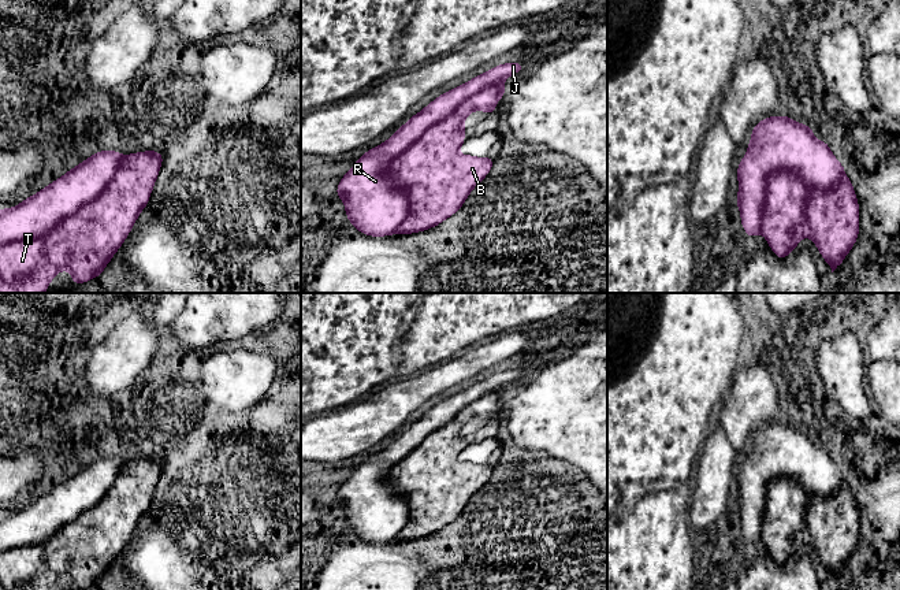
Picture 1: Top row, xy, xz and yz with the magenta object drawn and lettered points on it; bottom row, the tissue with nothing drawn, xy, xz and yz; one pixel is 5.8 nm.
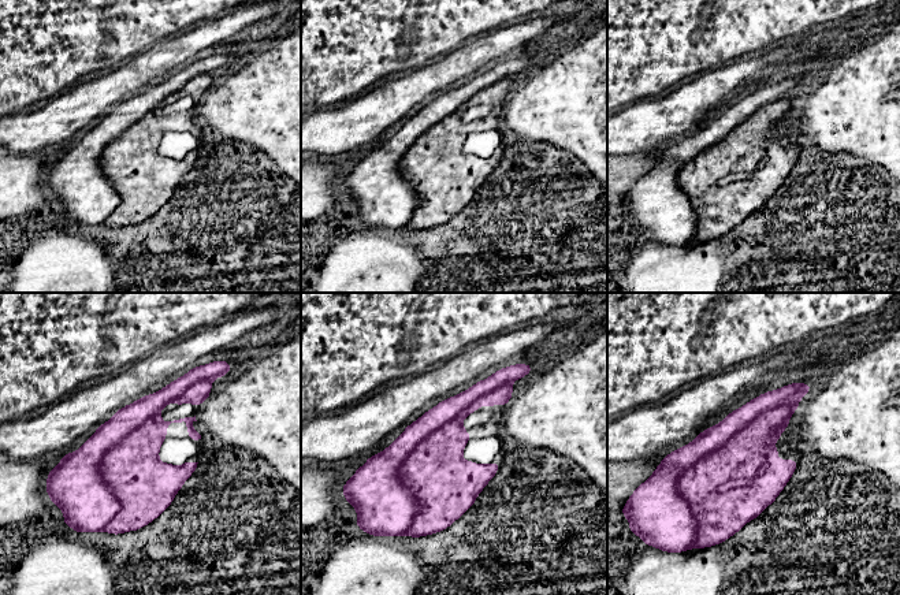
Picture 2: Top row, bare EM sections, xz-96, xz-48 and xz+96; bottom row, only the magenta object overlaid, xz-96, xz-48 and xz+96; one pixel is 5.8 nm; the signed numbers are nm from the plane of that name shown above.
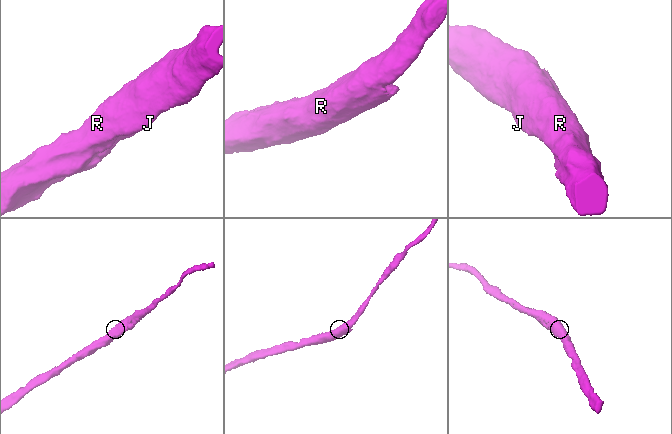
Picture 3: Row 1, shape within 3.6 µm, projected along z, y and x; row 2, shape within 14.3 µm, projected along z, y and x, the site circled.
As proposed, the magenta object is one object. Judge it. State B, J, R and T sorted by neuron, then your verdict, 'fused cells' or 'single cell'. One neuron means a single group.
B T / J R; fused cells

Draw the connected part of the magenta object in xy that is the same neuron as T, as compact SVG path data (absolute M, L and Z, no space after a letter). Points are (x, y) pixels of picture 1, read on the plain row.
M159 457L126 461L115 483L90 511L67 523L42 543L0 553L0 590L51 590L63 576L71 580L74 590L85 590L103 582L146 515L163 465Z

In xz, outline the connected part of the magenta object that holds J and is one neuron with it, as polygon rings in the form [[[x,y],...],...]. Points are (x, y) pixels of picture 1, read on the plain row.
[[[518,368],[498,371],[445,398],[409,424],[387,448],[368,456],[336,493],[336,504],[343,508],[349,528],[365,542],[395,541],[409,522],[410,508],[406,498],[388,483],[388,471],[465,407],[486,394],[502,392],[522,375],[525,372]]]

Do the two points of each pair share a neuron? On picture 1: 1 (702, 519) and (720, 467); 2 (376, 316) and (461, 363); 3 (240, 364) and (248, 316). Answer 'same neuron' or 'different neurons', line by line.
1: same neuron
2: different neurons
3: different neurons

